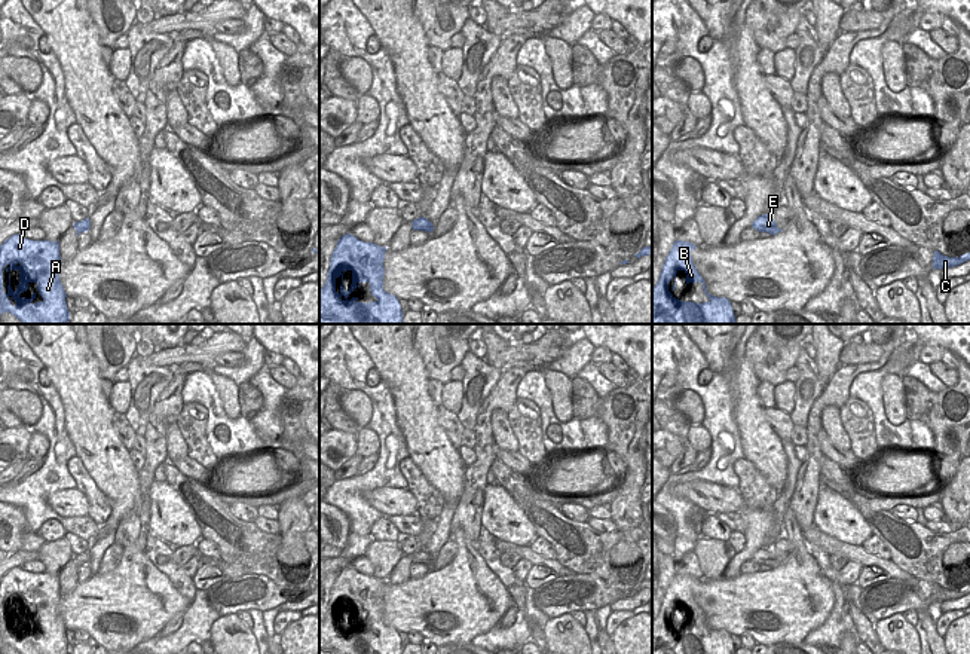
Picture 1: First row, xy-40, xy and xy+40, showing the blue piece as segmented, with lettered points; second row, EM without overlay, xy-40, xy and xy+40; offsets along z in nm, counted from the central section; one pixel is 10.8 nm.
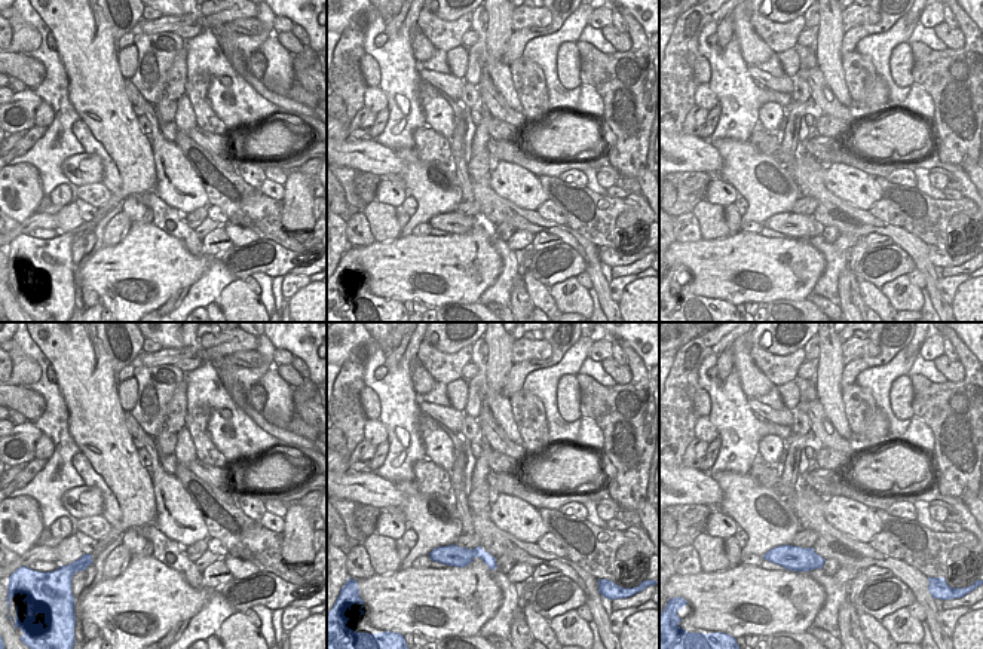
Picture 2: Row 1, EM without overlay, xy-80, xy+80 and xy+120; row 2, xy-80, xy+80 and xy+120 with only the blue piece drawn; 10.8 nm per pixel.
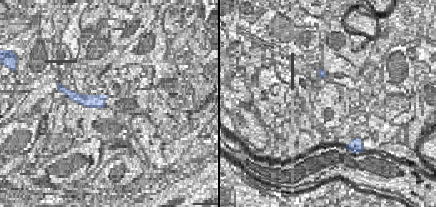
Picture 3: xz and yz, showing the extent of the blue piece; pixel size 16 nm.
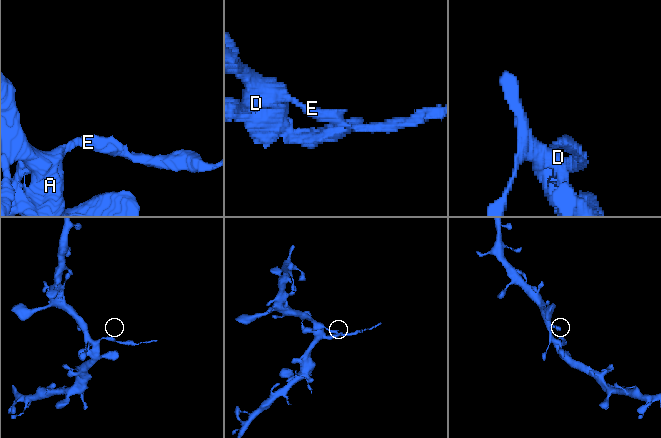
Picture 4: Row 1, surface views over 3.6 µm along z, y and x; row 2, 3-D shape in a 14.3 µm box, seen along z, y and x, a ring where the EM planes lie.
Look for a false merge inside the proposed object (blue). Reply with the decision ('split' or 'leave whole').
split

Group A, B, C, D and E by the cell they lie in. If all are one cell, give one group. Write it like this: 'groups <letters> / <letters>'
groups A B D / C E

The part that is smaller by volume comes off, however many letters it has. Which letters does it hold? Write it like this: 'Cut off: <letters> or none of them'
Cut off: C, E

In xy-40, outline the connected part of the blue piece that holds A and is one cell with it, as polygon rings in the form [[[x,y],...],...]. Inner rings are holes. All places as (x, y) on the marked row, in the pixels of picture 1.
[[[12,235],[0,245],[0,315],[9,312],[24,324],[65,324],[70,312],[65,291],[59,281],[61,269],[58,241],[34,241],[22,235]],[[9,271],[19,272],[19,284],[13,291]],[[36,282],[43,297],[34,303],[36,293],[30,299],[19,294]]]

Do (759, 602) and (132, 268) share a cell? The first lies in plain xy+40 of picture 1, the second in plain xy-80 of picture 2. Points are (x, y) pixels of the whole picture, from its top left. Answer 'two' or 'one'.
one

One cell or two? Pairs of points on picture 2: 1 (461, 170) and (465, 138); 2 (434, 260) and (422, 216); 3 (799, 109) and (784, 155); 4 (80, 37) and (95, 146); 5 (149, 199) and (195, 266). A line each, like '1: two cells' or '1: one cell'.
1: one cell
2: two cells
3: one cell
4: two cells
5: two cells

